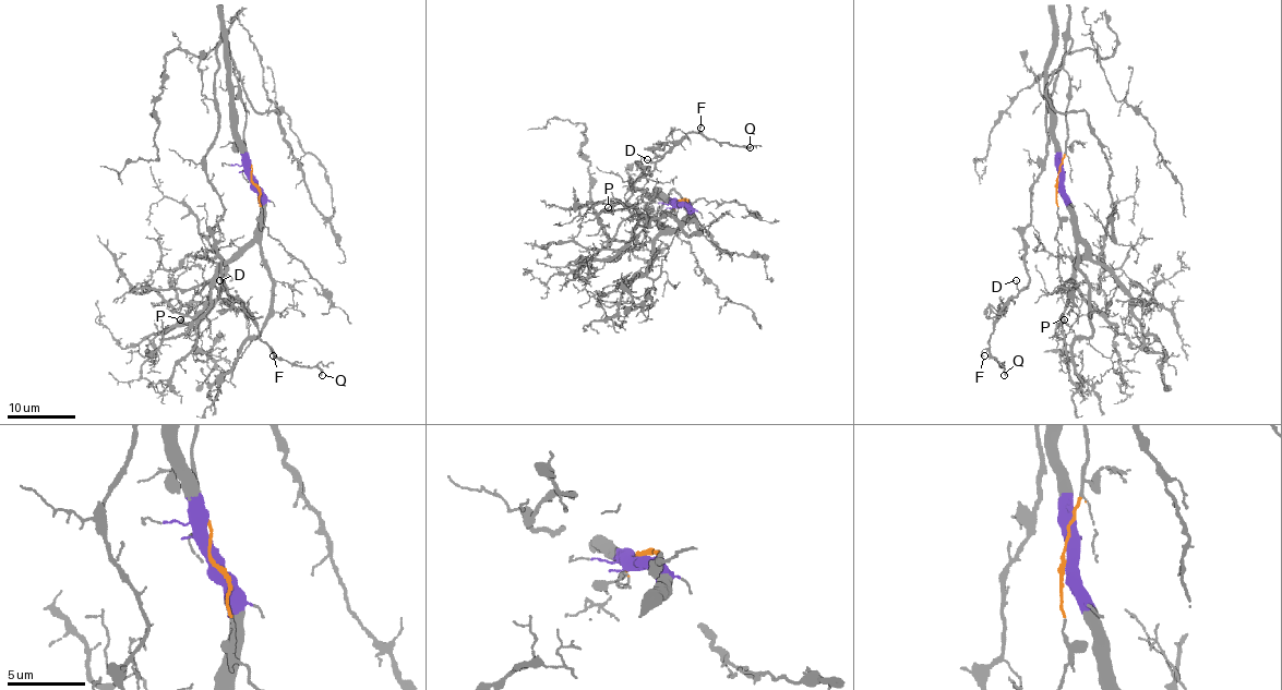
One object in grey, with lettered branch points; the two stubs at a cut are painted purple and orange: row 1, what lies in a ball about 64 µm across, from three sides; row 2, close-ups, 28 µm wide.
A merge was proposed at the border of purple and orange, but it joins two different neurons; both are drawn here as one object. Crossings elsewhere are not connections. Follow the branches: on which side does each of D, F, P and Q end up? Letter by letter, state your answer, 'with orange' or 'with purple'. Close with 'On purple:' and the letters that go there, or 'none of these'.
D: with orange
F: with orange
P: with purple
Q: with orange
On purple: P

